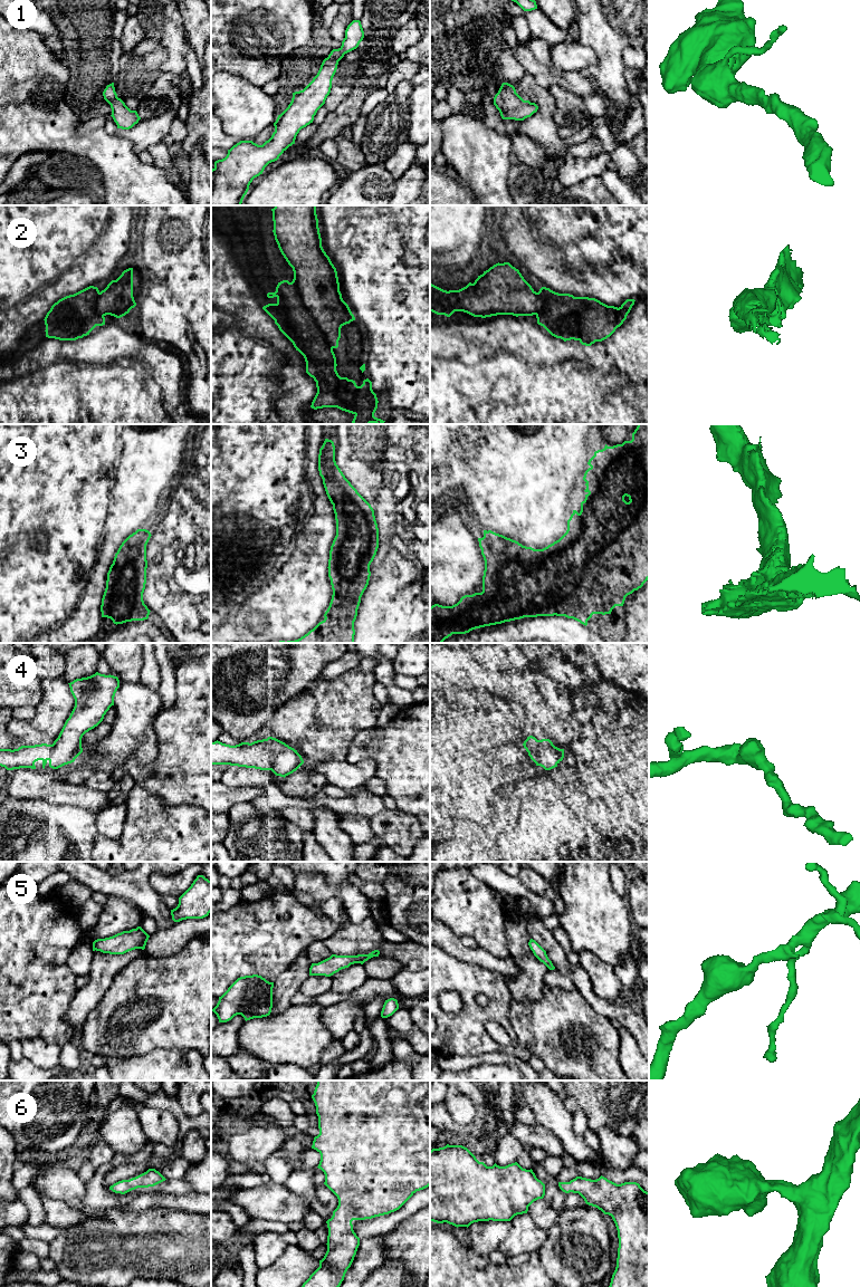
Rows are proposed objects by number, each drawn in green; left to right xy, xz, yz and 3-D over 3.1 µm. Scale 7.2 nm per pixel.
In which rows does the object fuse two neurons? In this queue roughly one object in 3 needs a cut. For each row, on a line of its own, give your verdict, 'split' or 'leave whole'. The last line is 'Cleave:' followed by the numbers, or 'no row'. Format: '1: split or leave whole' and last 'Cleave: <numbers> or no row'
1: leave whole
2: leave whole
3: leave whole
4: leave whole
5: leave whole
6: leave whole
Cleave: no row

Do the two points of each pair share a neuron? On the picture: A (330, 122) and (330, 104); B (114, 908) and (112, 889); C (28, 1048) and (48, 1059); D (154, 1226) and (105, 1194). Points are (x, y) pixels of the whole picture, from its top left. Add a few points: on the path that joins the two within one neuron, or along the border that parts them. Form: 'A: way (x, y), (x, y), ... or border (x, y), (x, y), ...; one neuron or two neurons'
A: border (349, 93), (328, 113); two neurons
B: border (106, 896), (122, 897), (136, 908); two neurons
C: way (32, 1049), (44, 1055); one neuron
D: border (118, 1208), (105, 1211); two neurons

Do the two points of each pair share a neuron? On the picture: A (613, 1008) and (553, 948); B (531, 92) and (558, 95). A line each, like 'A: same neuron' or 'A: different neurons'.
A: same neuron
B: different neurons

